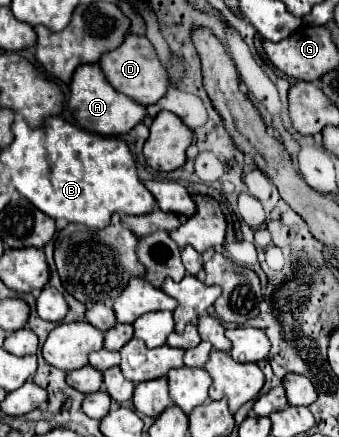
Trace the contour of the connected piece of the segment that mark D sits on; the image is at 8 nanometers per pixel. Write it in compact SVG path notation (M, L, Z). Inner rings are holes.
M128 34L124 44L108 54L104 54L100 58L100 66L108 78L108 82L122 94L134 98L136 102L148 106L148 104L156 104L170 86L170 78L166 68L162 66L162 62L156 56L154 46L150 44L150 40L146 36L136 36L136 34Z

